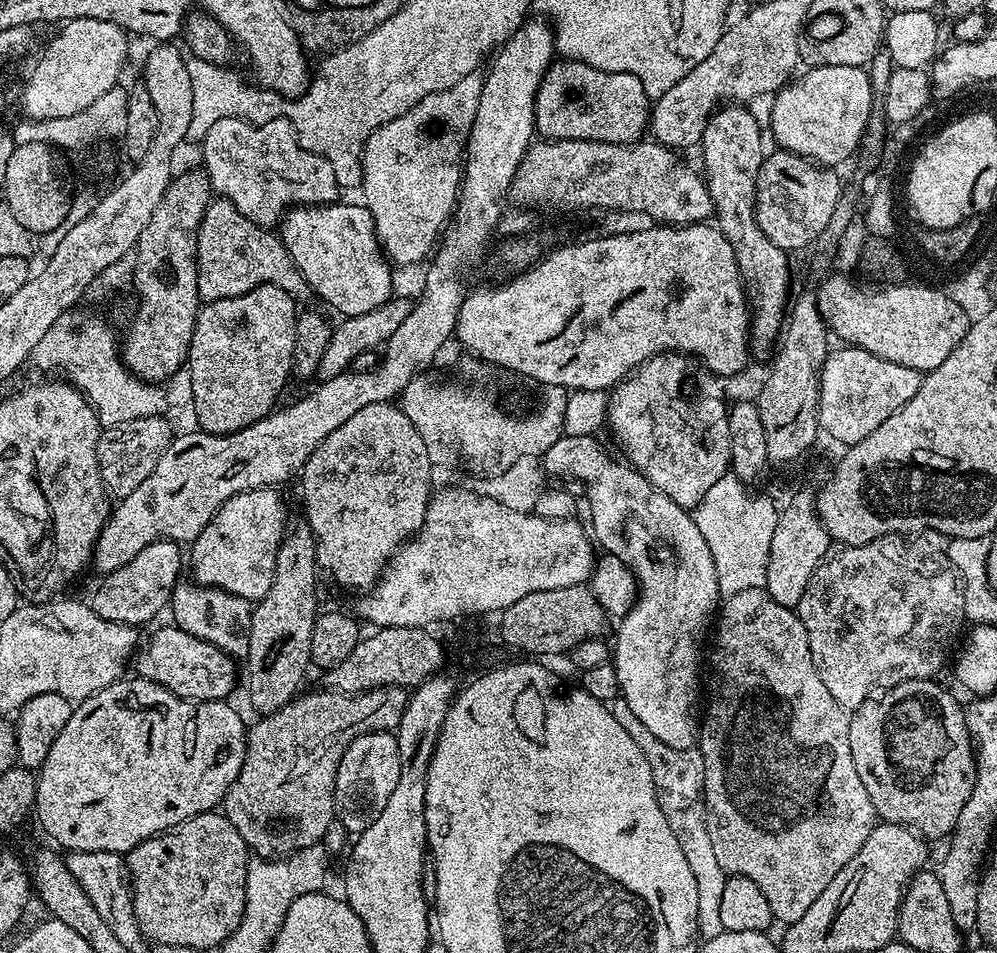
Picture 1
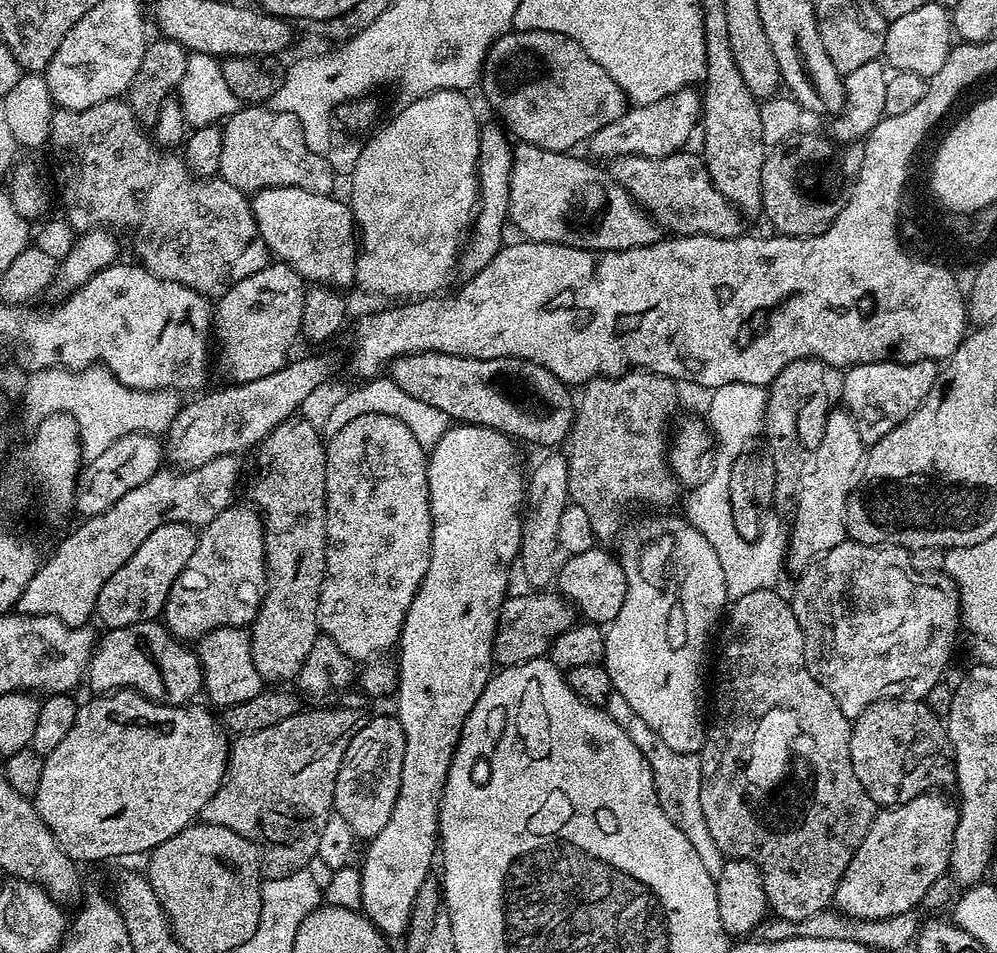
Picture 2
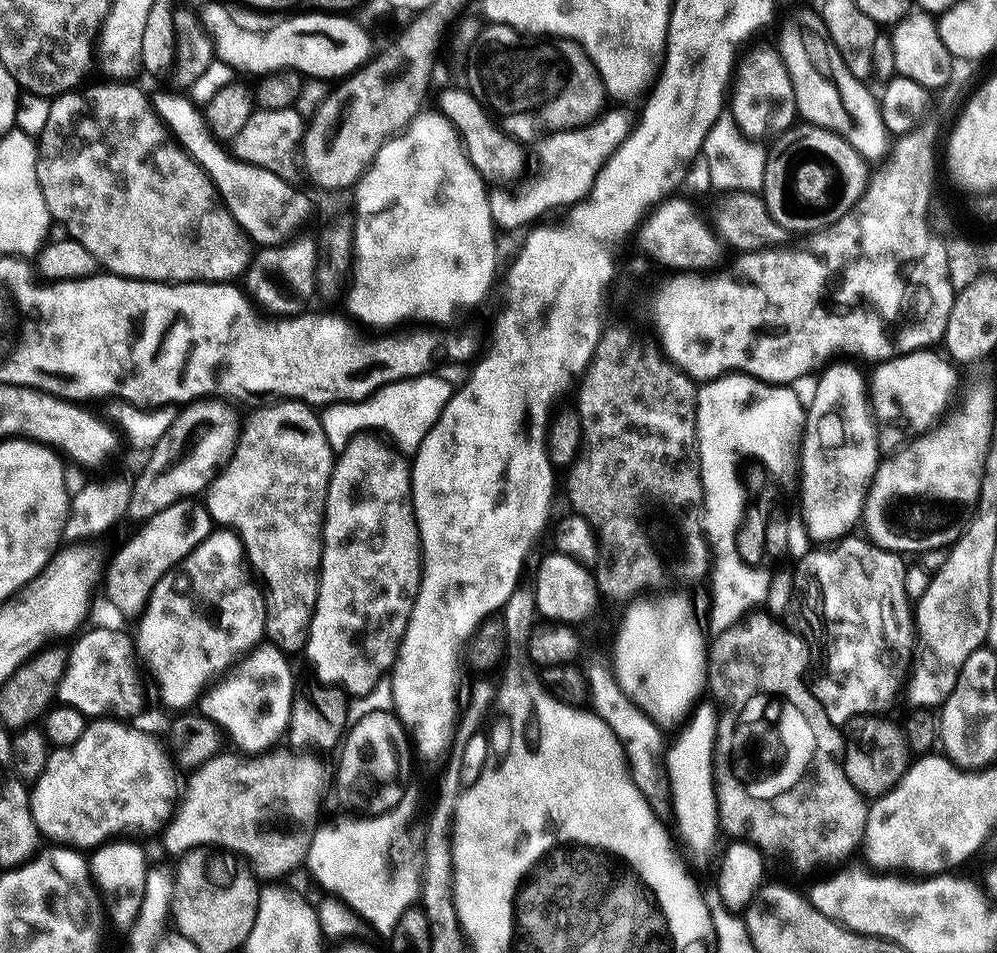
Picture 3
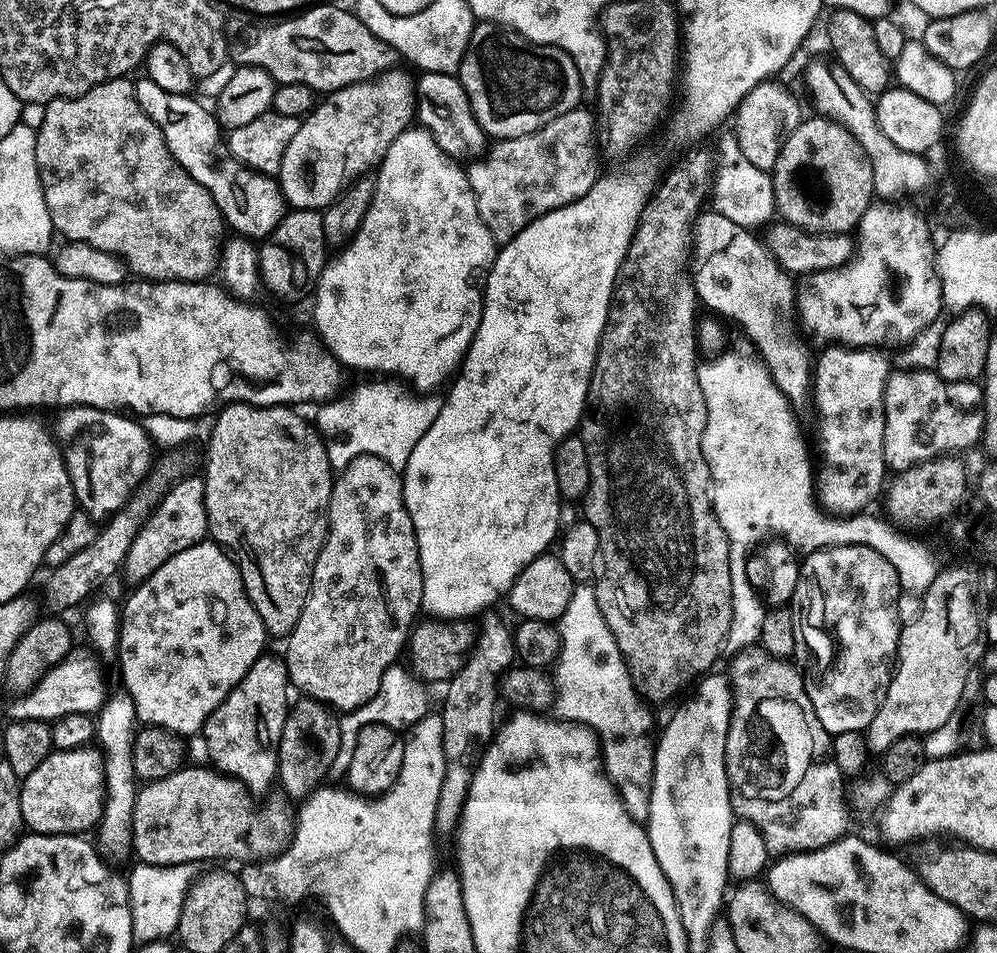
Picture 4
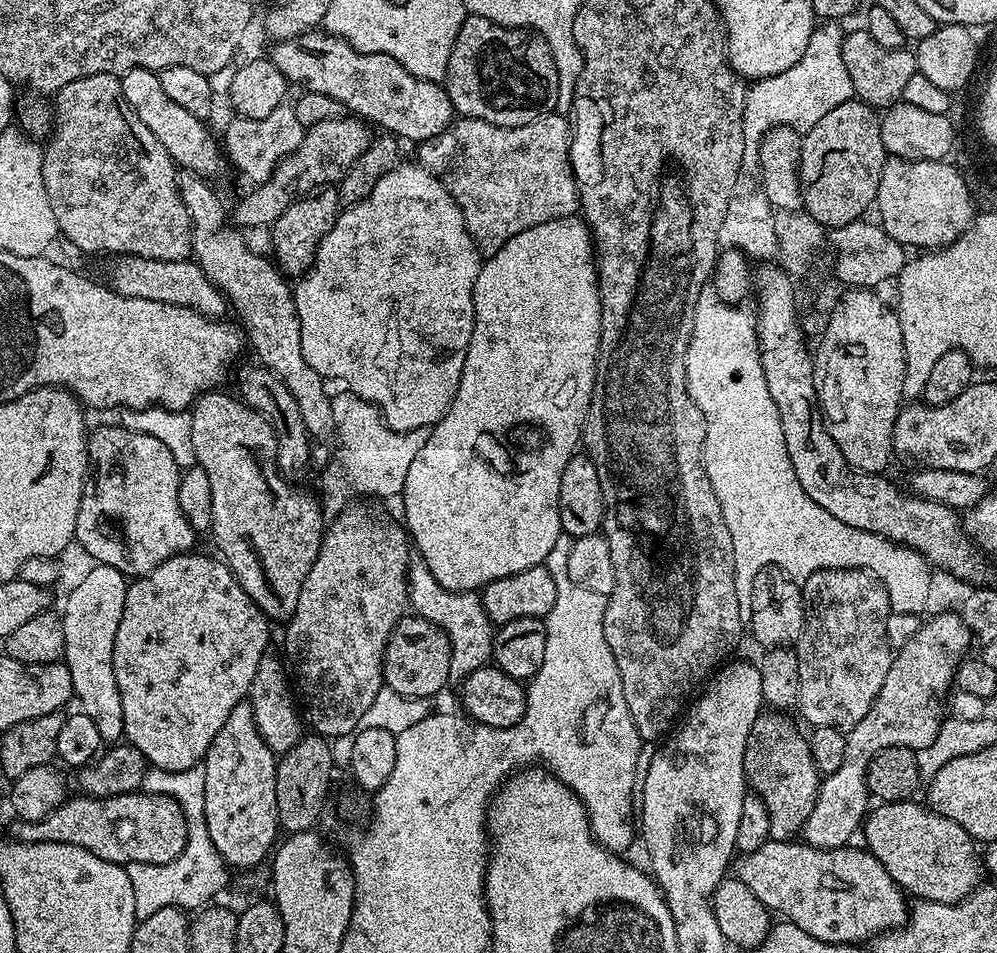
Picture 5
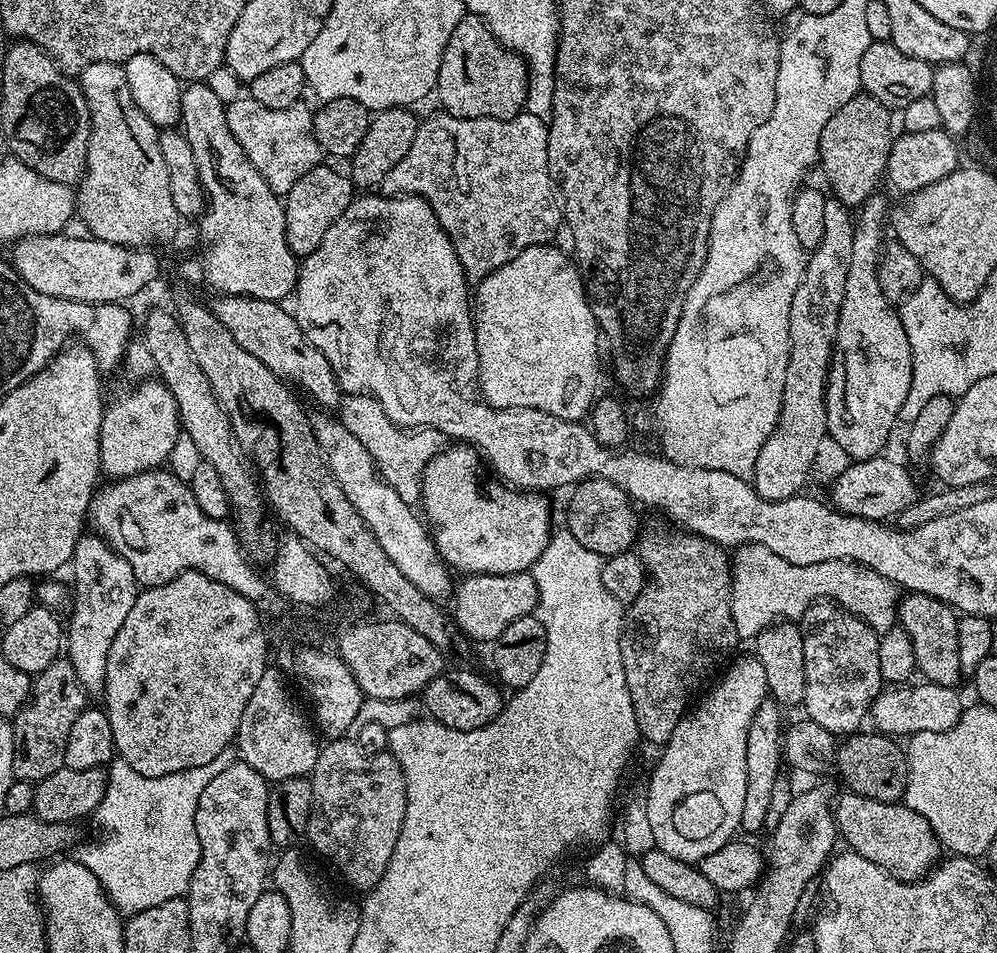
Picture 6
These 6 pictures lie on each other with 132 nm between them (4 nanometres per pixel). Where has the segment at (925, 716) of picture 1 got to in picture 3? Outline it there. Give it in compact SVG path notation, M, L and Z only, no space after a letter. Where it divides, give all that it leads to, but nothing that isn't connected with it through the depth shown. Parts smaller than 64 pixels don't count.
M869 714L859 717L847 729L844 746L844 769L846 778L865 797L875 798L889 792L904 776L910 763L910 740L903 727L884 724L885 717Z

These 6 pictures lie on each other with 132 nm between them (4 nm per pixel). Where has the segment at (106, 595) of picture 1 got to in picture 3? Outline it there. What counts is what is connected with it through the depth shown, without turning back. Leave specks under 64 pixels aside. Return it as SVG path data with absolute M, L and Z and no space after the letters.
M189 498L179 500L166 510L154 514L143 521L140 528L120 549L112 561L107 561L106 571L102 576L102 592L124 616L139 617L148 604L154 586L171 568L177 567L192 553L211 532L214 531L212 516L203 503Z

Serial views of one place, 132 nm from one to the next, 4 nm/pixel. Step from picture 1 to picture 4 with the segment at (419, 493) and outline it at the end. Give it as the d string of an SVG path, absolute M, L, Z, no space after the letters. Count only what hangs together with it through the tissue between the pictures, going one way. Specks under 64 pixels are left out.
M359 456L348 463L339 475L335 477L330 494L330 506L328 507L328 536L324 539L322 550L318 554L318 562L314 566L312 575L312 585L306 598L306 606L294 626L294 630L286 638L288 649L282 652L282 659L288 666L288 679L291 687L296 688L305 697L318 700L321 704L328 705L329 708L340 714L351 714L362 705L370 702L379 692L382 686L382 676L387 668L395 665L401 659L408 643L409 635L417 623L422 612L424 599L422 598L422 566L420 565L420 555L418 554L418 542L416 541L416 531L414 522L406 510L404 501L404 482L401 473L397 469L389 466L382 458L377 456Z

